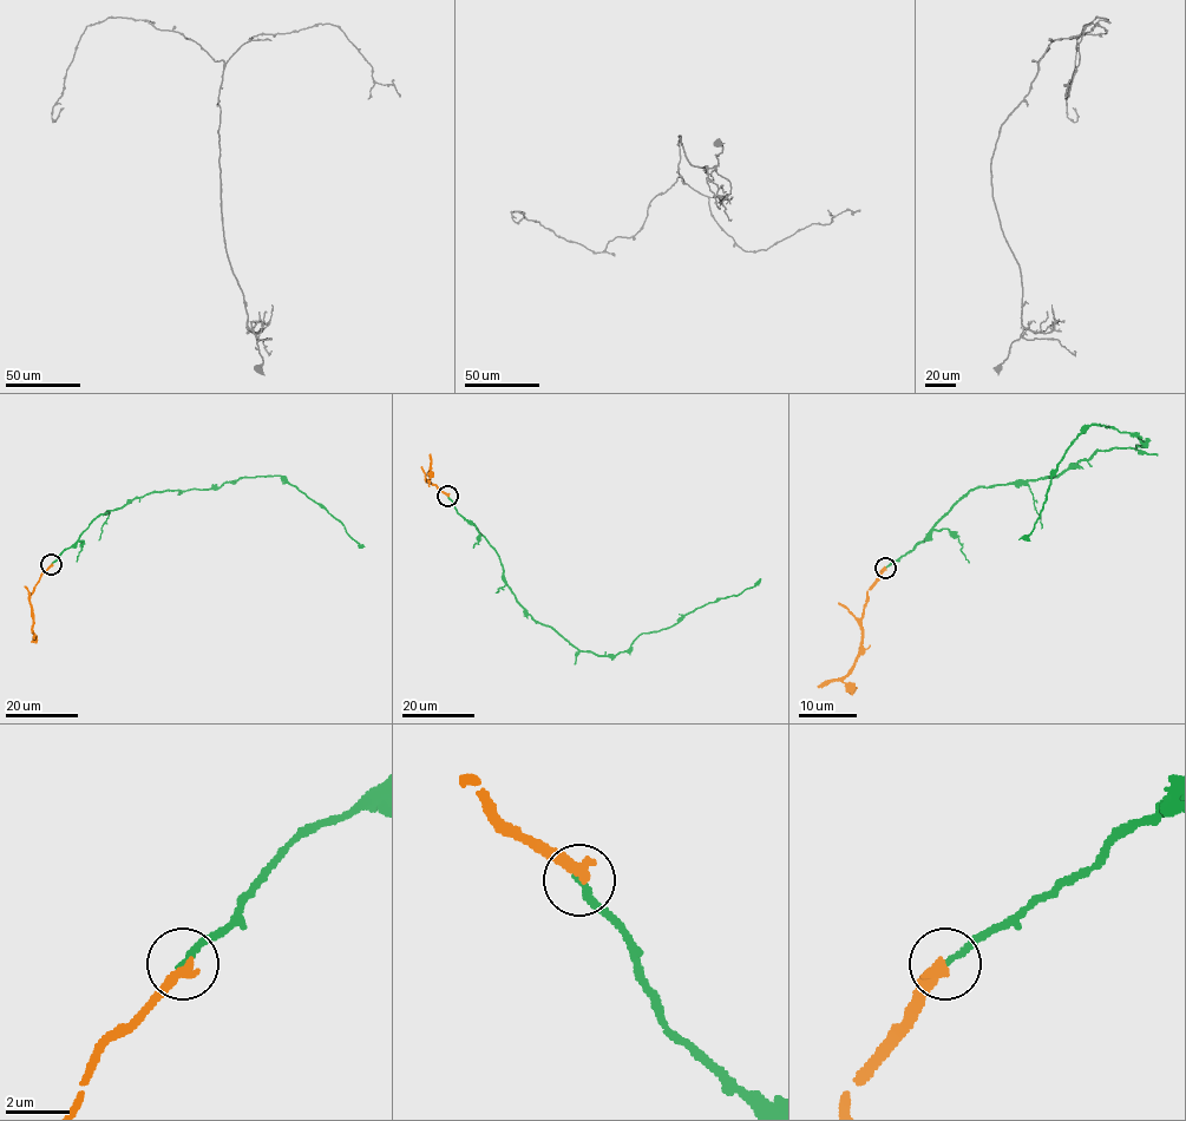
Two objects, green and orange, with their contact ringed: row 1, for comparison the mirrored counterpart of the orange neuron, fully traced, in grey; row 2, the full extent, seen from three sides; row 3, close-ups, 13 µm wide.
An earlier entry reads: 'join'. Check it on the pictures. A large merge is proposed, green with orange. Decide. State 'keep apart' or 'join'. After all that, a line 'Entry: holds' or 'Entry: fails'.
keep apart
Entry: fails

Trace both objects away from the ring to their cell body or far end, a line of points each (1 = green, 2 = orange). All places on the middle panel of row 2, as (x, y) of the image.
1: (447, 496), (495, 549), (516, 601), (580, 650), (616, 656), (640, 635), (738, 595), (760, 578)
2: (449, 496), (426, 480), (430, 477), (430, 453)

